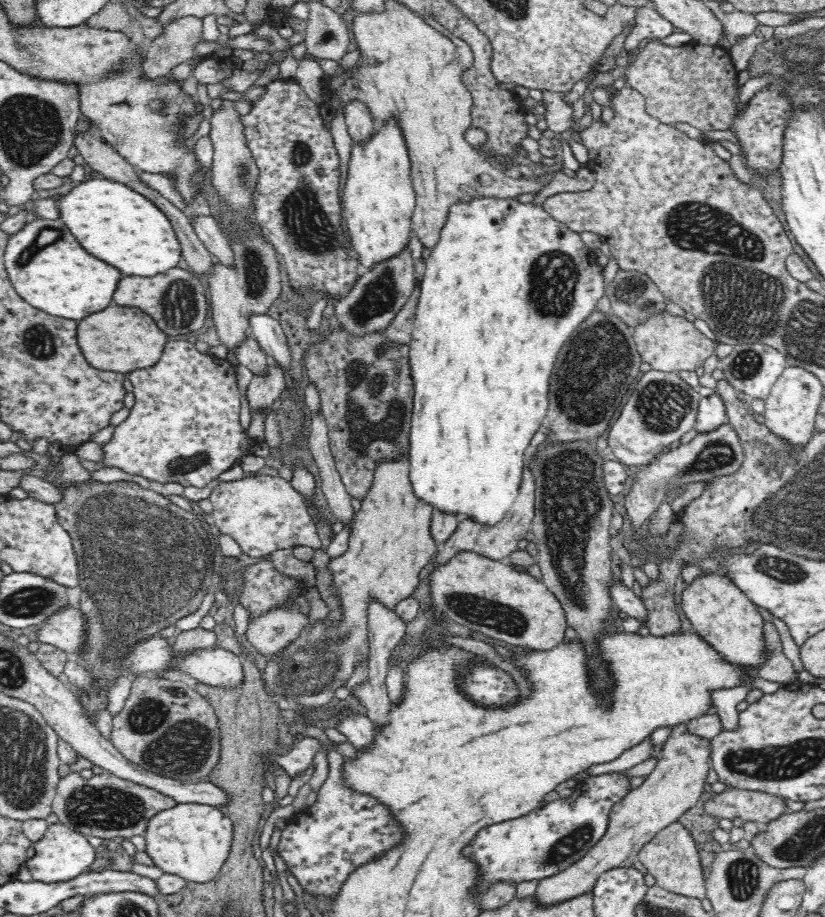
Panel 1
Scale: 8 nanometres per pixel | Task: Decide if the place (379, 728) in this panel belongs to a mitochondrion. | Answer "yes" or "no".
no

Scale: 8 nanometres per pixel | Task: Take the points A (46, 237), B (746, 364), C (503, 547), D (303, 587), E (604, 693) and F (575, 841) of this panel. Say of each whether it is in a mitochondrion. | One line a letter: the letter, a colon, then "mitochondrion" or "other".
A: mitochondrion
B: mitochondrion
C: other
D: other
E: other
F: mitochondrion

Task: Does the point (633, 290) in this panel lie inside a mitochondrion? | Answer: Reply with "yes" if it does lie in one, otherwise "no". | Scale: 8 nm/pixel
yes

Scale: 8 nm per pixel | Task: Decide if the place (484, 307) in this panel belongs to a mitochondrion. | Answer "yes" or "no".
no

